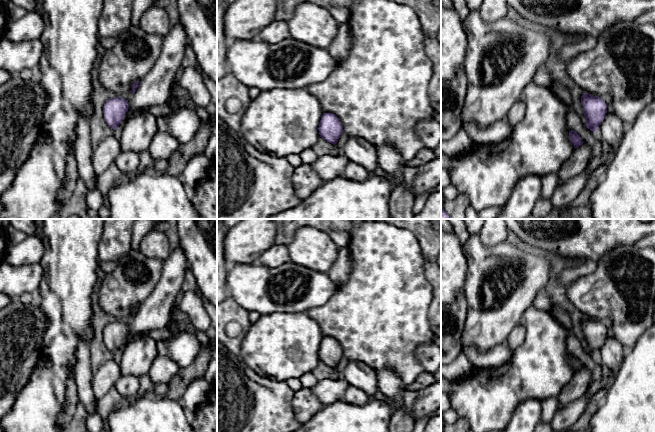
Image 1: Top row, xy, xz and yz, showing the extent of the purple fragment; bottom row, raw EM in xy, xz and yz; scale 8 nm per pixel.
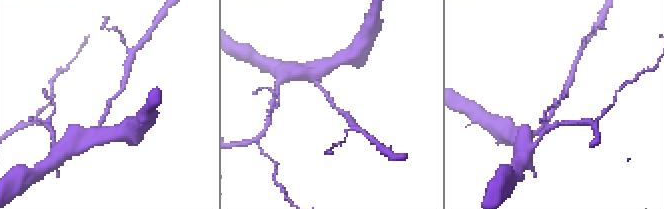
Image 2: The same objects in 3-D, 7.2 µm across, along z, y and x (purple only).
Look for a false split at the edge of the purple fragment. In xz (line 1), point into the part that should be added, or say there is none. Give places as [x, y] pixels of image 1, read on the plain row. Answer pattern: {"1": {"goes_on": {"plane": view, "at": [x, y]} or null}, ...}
{"1": {"goes_on": null}}

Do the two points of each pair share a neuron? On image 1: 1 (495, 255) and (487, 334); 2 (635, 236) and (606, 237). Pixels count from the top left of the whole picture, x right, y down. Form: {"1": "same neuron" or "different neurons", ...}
{"1": "same neuron", "2": "same neuron"}

